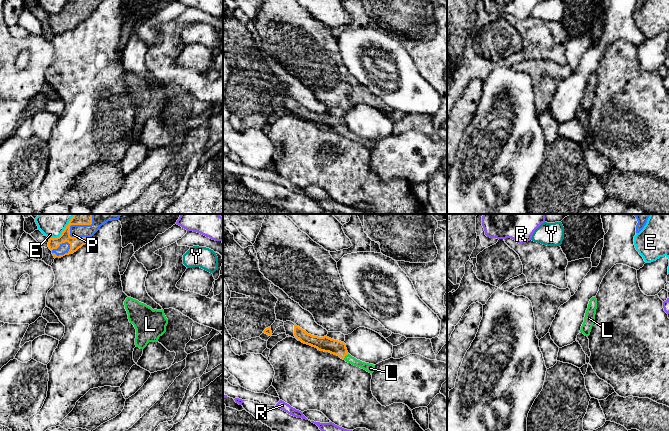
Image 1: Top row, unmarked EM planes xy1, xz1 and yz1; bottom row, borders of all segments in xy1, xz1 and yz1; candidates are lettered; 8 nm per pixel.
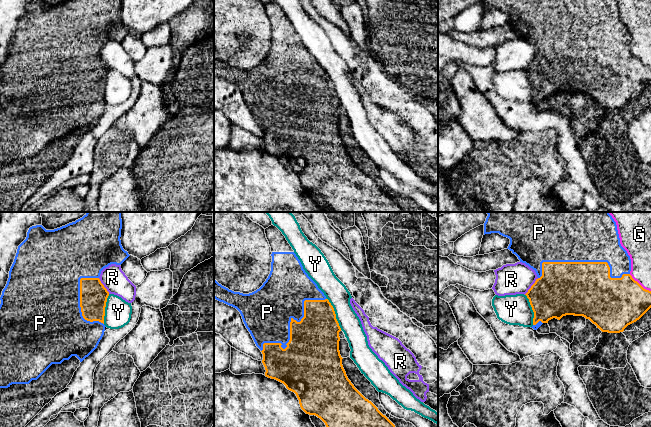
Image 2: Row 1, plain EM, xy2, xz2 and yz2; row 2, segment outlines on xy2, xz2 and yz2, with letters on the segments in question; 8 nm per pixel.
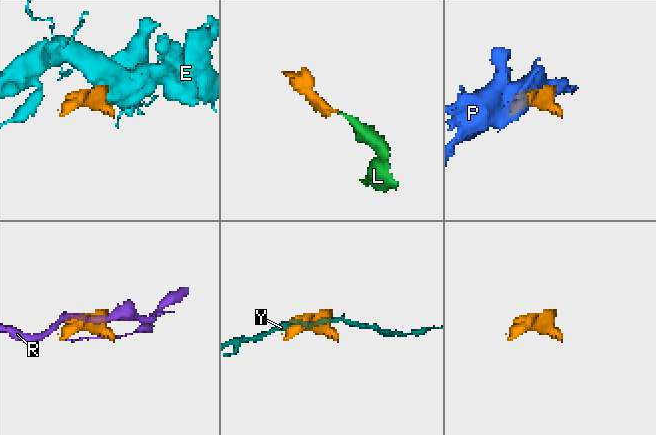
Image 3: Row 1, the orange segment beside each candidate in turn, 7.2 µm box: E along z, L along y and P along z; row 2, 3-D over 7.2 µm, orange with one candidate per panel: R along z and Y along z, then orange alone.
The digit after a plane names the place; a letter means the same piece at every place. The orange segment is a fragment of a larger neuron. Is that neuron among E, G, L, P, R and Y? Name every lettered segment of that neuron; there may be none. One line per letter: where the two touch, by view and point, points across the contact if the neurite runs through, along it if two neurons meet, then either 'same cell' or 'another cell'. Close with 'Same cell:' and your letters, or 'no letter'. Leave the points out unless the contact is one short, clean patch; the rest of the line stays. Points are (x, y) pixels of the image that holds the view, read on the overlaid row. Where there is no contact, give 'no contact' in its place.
E: contact xy1 (64, 230); another cell
G: contact yz2 (639, 284); another cell
L: contact xz1 (345, 355); way xz1 (326, 344), (337, 347), (345, 355), (353, 361), (370, 368); same cell
P: contact yz2 (583, 262); same cell
R: contact yz2 (531, 286); another cell
Y: contact xz2 (335, 314); border xz2 (327, 298), (341, 329); another cell
Same cell: L, P

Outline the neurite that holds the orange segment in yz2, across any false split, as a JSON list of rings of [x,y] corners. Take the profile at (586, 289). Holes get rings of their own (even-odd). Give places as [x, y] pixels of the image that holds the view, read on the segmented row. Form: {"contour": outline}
{"contour": [[[488,212],[487,214],[488,216],[484,223],[484,235],[499,233],[509,238],[510,244],[507,249],[515,254],[520,262],[528,265],[537,274],[538,278],[525,294],[534,312],[533,326],[531,327],[534,330],[537,330],[543,323],[548,323],[548,321],[553,318],[560,320],[563,316],[574,315],[589,319],[602,332],[620,333],[623,332],[628,325],[639,320],[651,308],[651,291],[644,289],[630,275],[630,256],[620,244],[616,222],[609,212]]]}

